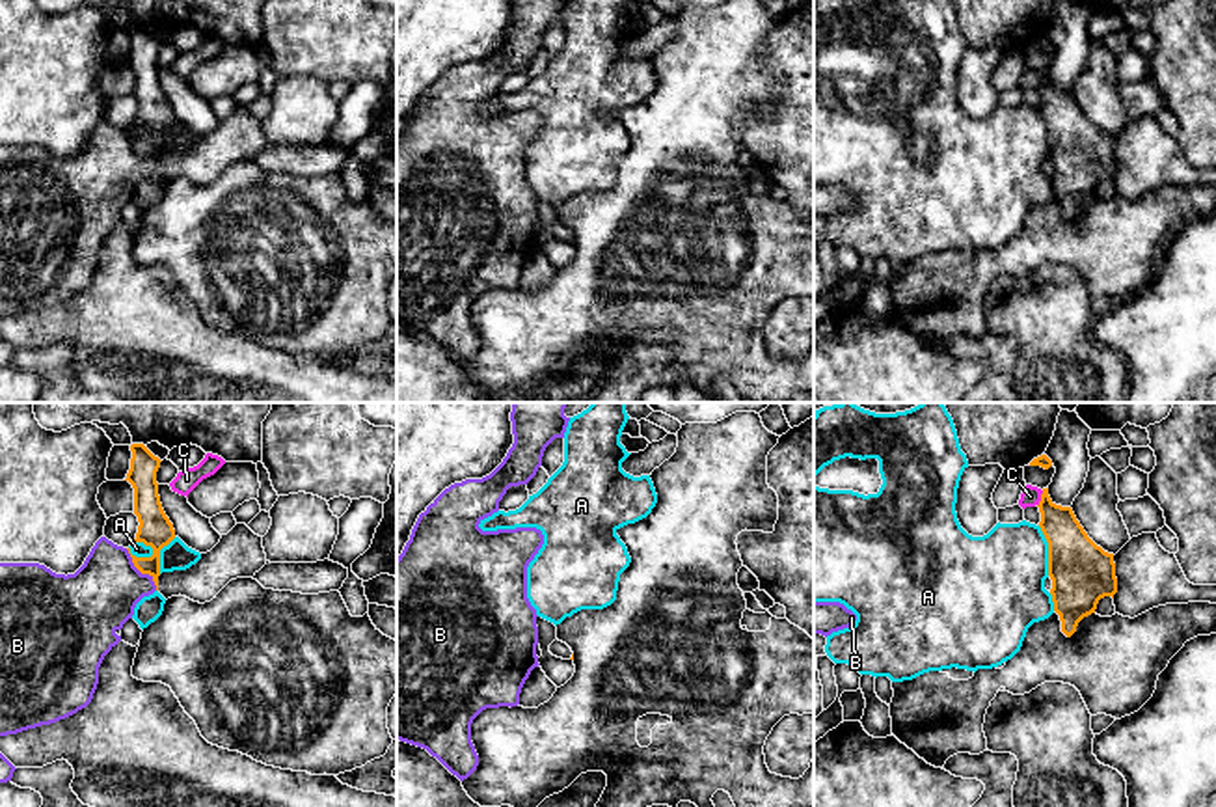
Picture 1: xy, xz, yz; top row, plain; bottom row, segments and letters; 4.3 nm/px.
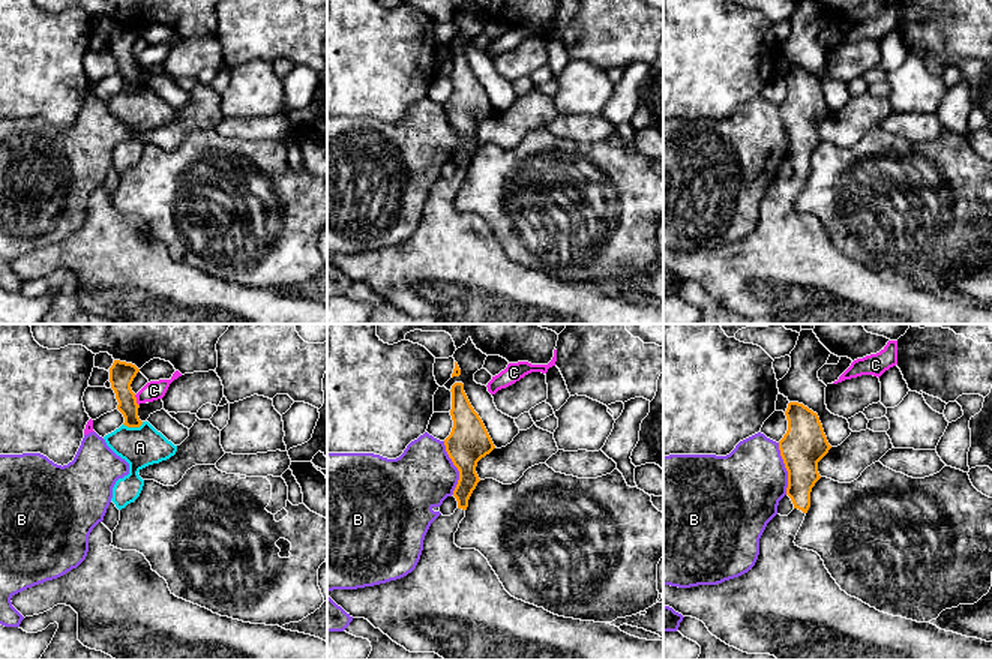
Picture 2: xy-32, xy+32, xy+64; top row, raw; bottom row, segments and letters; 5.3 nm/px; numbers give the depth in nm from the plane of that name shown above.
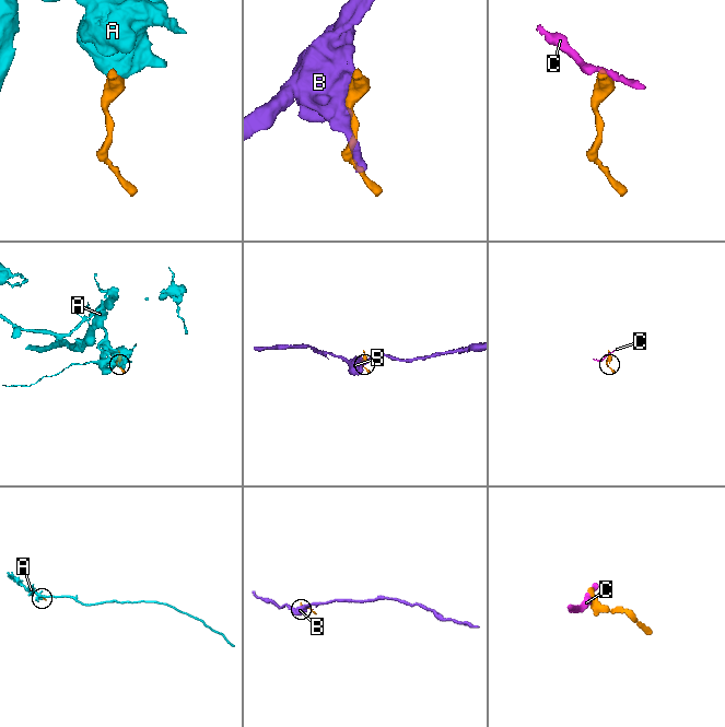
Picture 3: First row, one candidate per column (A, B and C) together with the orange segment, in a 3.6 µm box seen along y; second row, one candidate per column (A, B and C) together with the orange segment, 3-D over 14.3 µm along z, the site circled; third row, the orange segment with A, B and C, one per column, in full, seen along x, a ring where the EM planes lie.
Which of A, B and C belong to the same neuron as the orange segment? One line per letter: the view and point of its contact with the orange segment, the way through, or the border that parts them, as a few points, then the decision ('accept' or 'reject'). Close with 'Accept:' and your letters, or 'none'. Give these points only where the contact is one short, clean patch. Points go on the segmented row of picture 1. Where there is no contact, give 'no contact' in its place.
A: meets orange in xy at (140, 558); border along xy (129, 547), (136, 556), (153, 554); reject
B: meets orange in xy at (140, 571); reject
C: meets orange in yz at (1041, 498); border along yz (1043, 491), (1038, 506); reject
Accept: none

